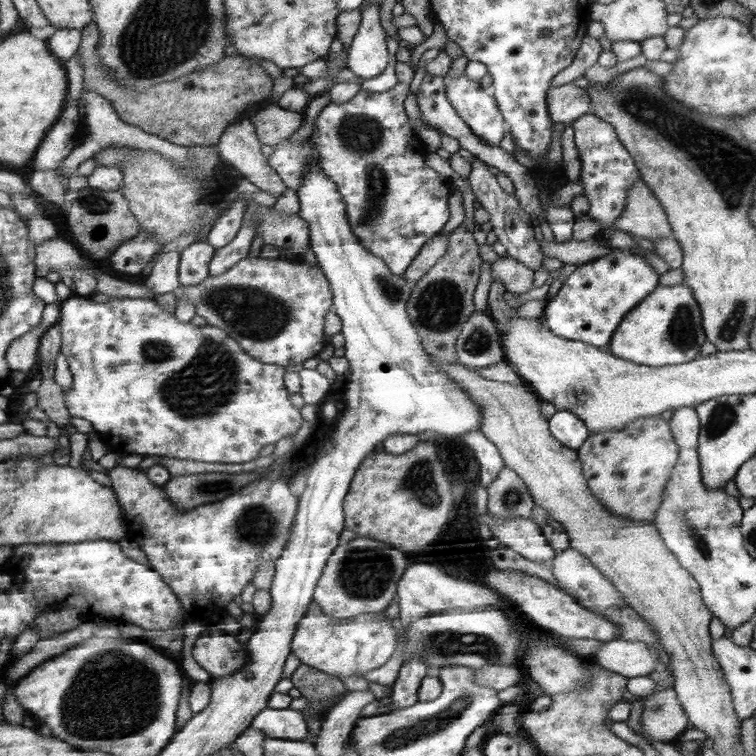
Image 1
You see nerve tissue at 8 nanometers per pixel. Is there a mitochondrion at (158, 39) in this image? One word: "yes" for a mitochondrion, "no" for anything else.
yes

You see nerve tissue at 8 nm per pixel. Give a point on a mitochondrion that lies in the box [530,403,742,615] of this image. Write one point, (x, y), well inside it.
(700, 543)

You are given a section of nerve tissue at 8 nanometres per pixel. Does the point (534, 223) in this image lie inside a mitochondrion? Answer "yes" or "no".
no

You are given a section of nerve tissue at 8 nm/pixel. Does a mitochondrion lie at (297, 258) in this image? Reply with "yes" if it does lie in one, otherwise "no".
no

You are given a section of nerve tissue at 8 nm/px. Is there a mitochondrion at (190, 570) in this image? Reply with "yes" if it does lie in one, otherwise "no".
no

